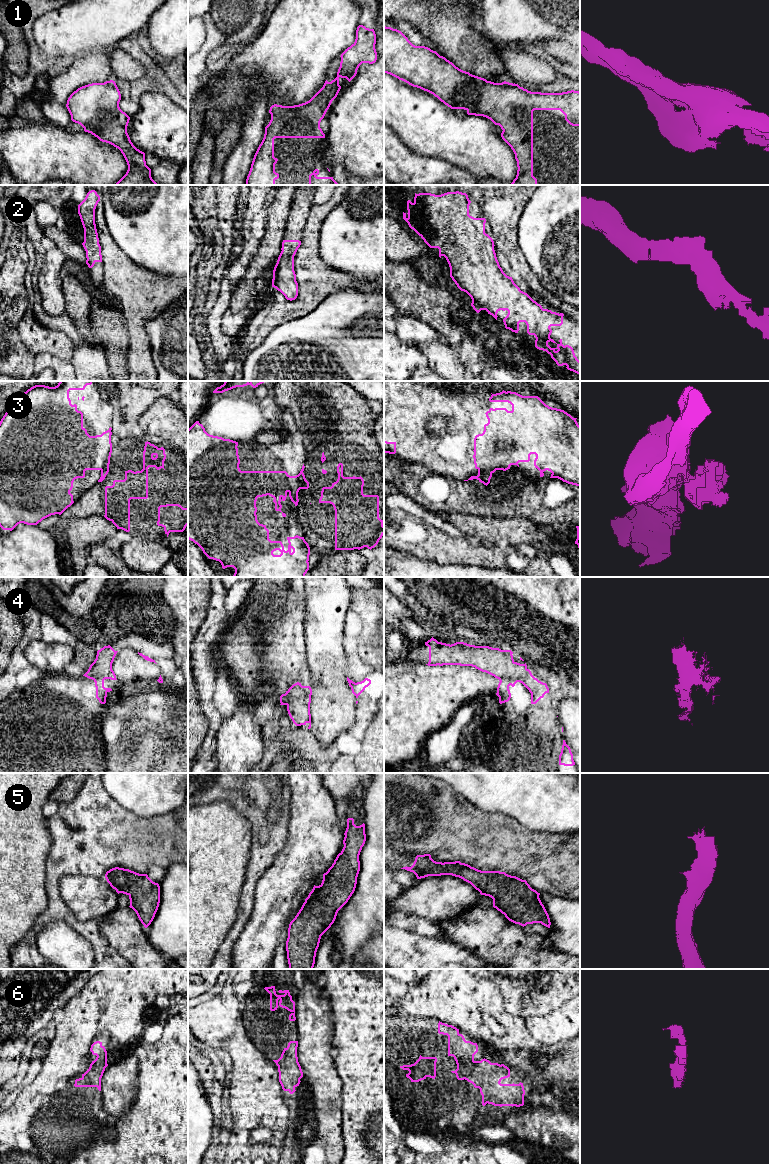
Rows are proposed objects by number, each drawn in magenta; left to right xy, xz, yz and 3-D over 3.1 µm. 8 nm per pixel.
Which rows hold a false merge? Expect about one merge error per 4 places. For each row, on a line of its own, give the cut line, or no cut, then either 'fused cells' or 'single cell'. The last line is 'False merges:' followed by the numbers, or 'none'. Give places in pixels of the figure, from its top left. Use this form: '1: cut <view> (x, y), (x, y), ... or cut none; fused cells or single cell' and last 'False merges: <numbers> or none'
1: cut none; single cell
2: cut none; single cell
3: cut xz (299, 473), (297, 478), (301, 488); fused cells
4: cut none; single cell
5: cut none; single cell
6: cut none; single cell
False merges: 3

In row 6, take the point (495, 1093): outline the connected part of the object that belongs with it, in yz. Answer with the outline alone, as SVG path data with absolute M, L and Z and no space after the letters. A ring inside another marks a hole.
M439 1021L438 1033L448 1036L448 1056L453 1056L457 1069L451 1071L456 1074L458 1080L467 1080L472 1083L475 1088L480 1089L482 1095L482 1105L487 1103L494 1106L516 1106L520 1107L524 1105L525 1090L523 1083L519 1084L501 1084L501 1080L510 1077L510 1069L504 1064L491 1063L487 1059L481 1061L475 1061L474 1055L478 1052L477 1043L466 1041L464 1036L459 1033L459 1029L452 1025L448 1025Z

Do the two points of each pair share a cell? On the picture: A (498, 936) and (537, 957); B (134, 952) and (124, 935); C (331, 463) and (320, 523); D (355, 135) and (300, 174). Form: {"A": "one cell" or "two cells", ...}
{"A": "one cell", "B": "one cell", "C": "one cell", "D": "two cells"}

